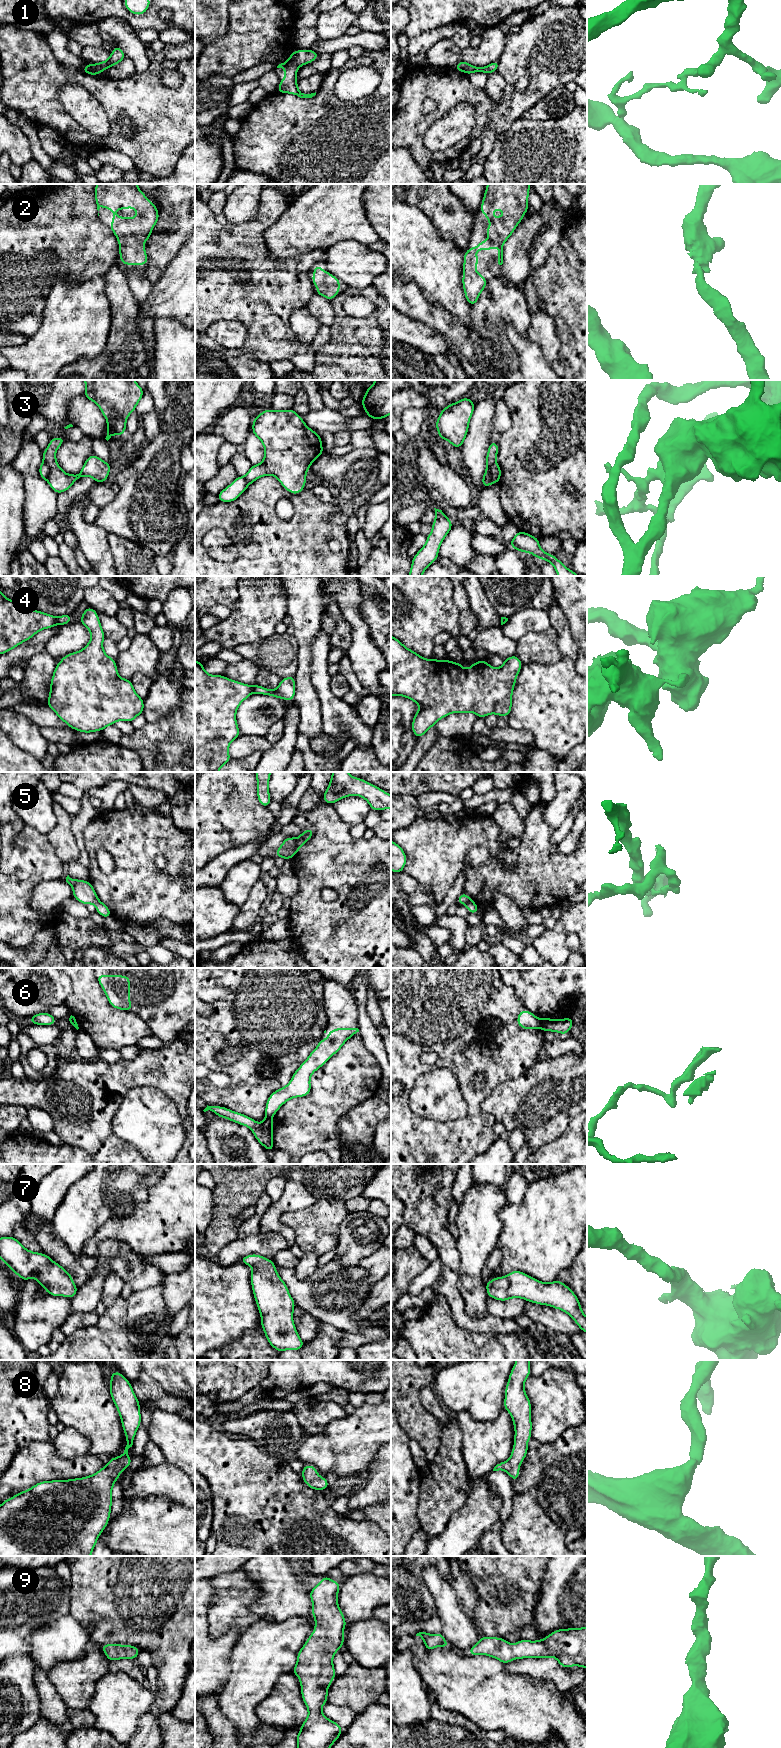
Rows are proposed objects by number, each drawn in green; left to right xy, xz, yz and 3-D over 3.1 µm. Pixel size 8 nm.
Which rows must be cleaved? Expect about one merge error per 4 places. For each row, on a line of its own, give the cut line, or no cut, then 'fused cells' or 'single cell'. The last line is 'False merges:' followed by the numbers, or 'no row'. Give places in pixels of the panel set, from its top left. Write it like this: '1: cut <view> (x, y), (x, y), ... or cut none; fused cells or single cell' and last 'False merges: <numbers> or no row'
1: cut xz (288, 59), (298, 66); fused cells
2: cut none; single cell
3: cut yz (495, 461), (490, 468), (490, 473), (496, 482); fused cells
4: cut xy (55, 617), (56, 623); fused cells
5: cut xz (296, 839), (296, 848), (292, 855); fused cells
6: cut yz (540, 1019), (541, 1027); fused cells
7: cut none; single cell
8: cut none; single cell
9: cut none; single cell
False merges: 1, 3, 4, 5, 6

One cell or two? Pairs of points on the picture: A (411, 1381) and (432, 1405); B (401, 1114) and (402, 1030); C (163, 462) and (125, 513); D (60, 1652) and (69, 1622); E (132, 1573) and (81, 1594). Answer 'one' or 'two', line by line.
A: two
B: one
C: one
D: one
E: one

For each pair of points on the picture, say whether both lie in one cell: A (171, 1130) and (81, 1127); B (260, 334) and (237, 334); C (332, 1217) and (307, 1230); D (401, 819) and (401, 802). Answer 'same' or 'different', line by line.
A: different
B: different
C: same
D: same

